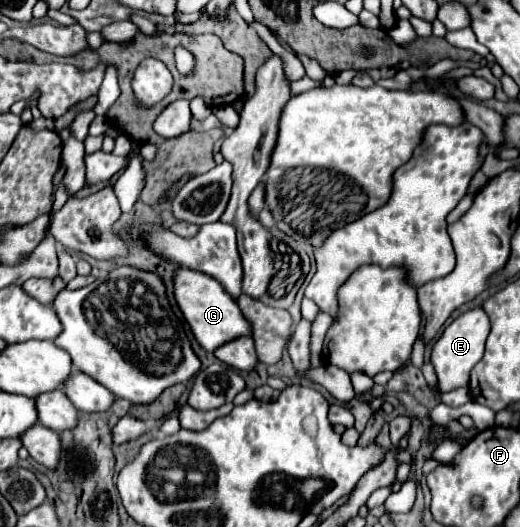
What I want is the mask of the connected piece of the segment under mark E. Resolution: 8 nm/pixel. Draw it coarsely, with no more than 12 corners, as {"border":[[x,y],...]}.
{"border":[[470,309],[434,343],[440,389],[468,385],[484,355],[488,315]]}

